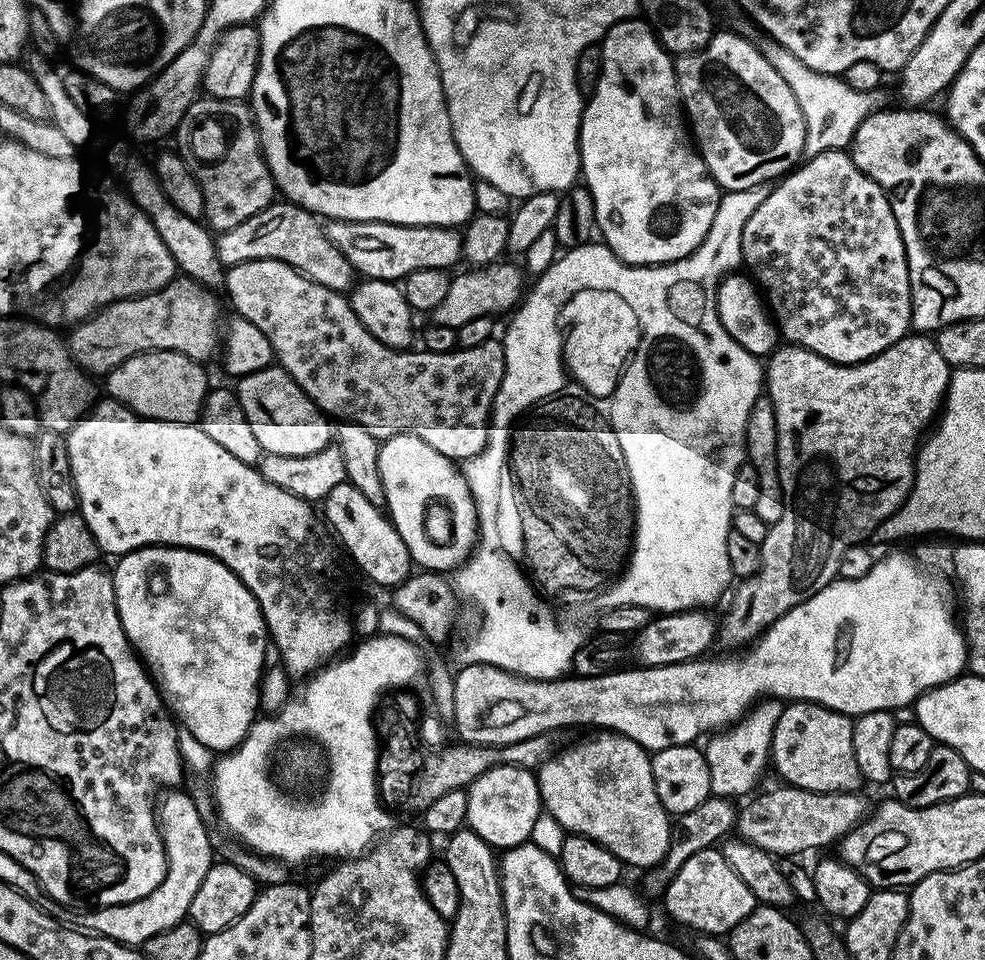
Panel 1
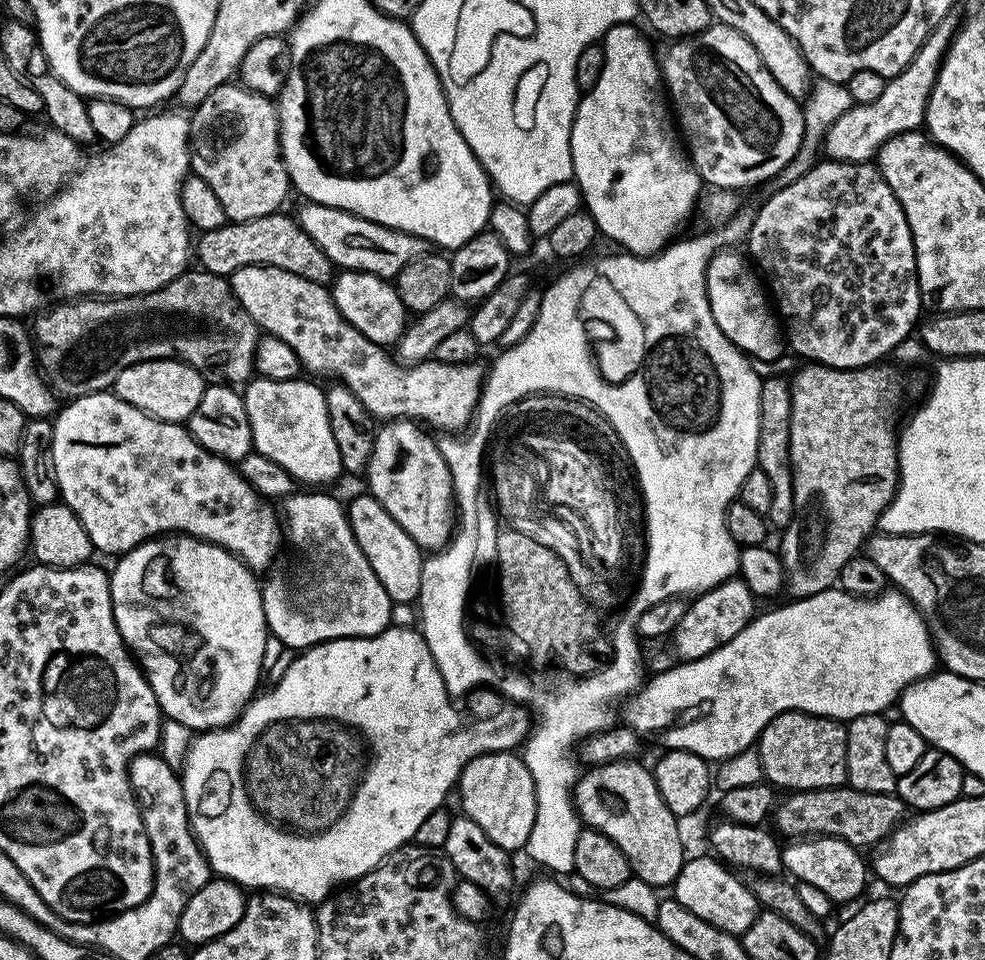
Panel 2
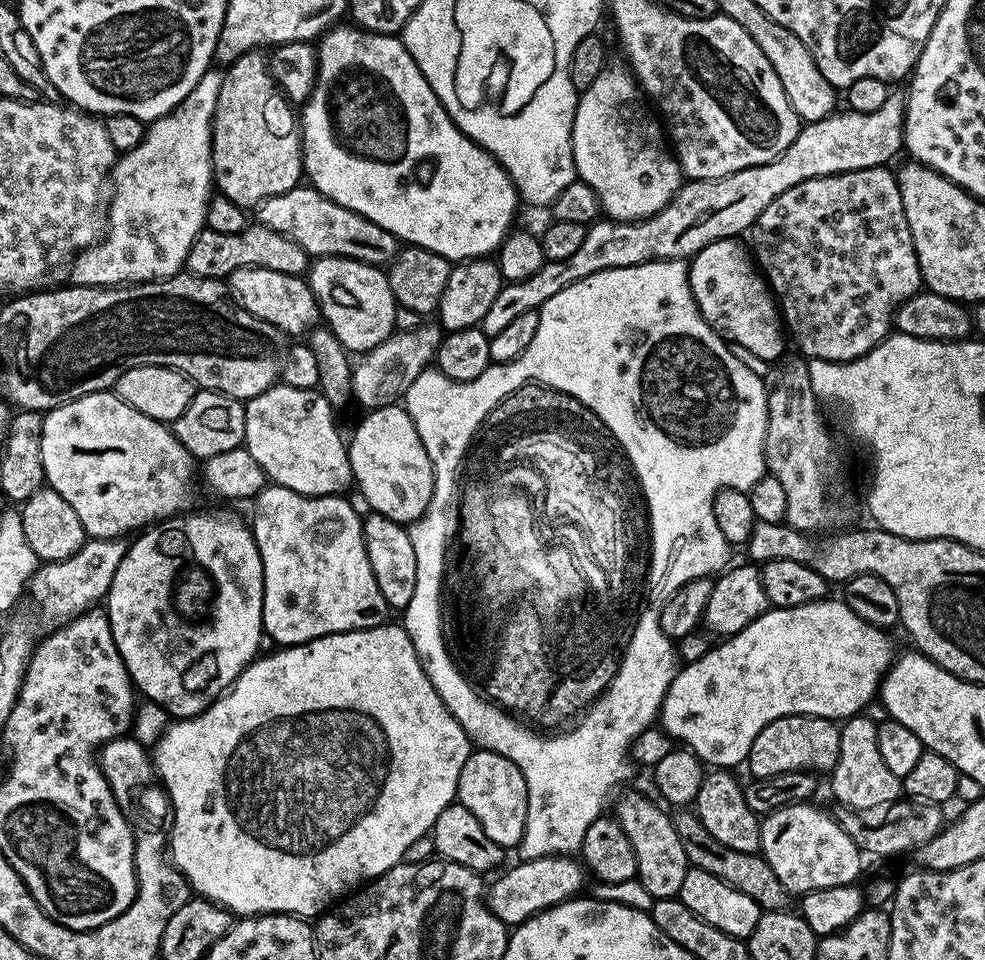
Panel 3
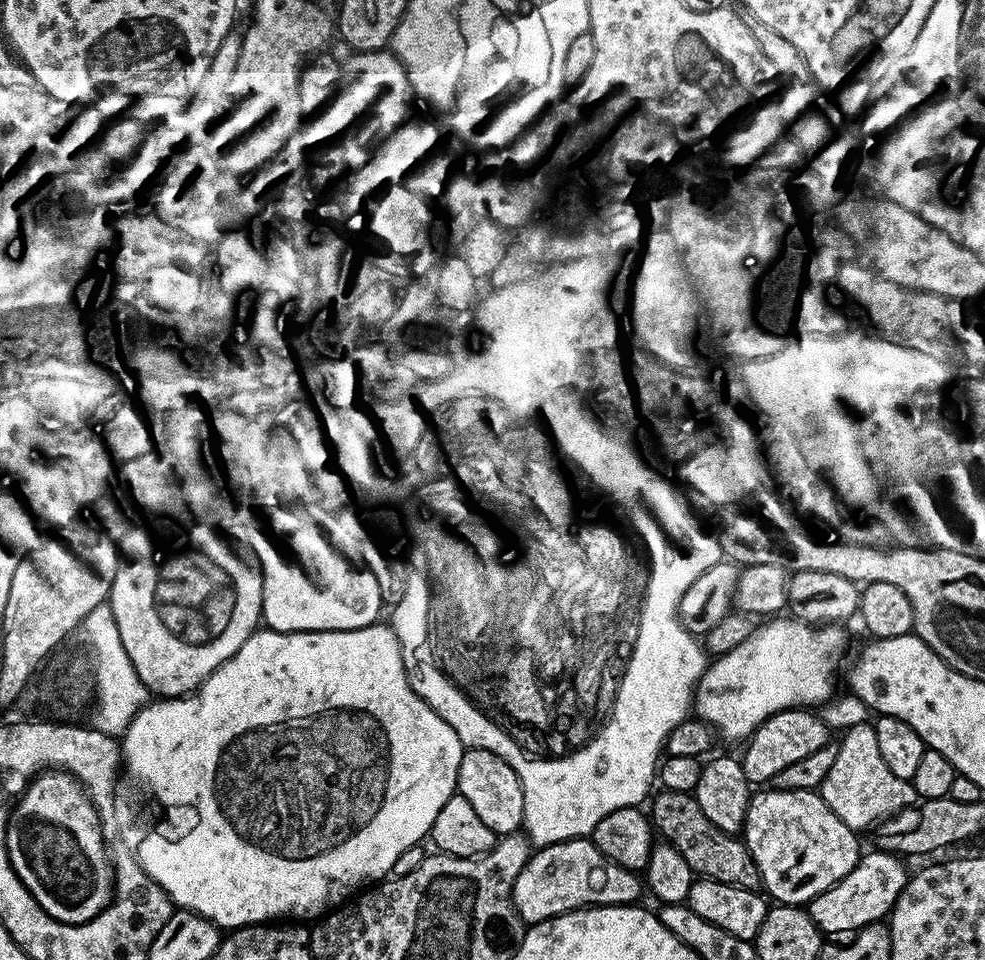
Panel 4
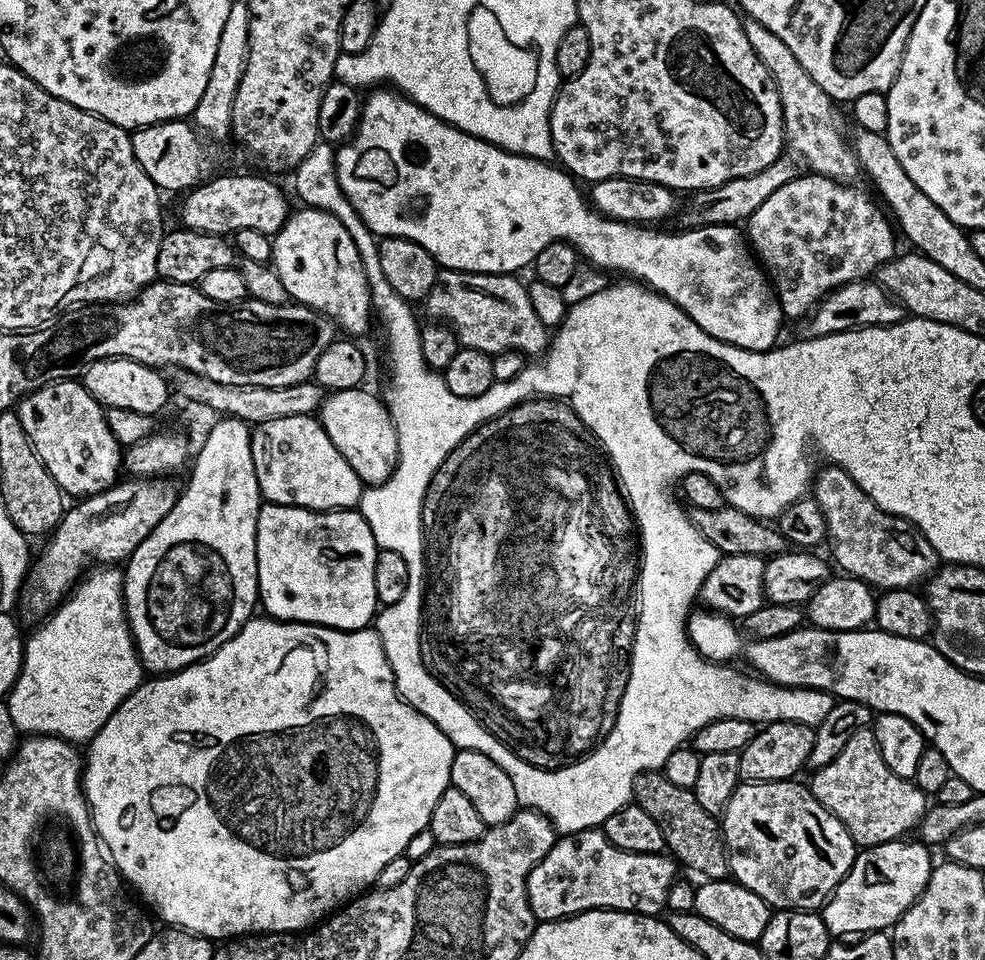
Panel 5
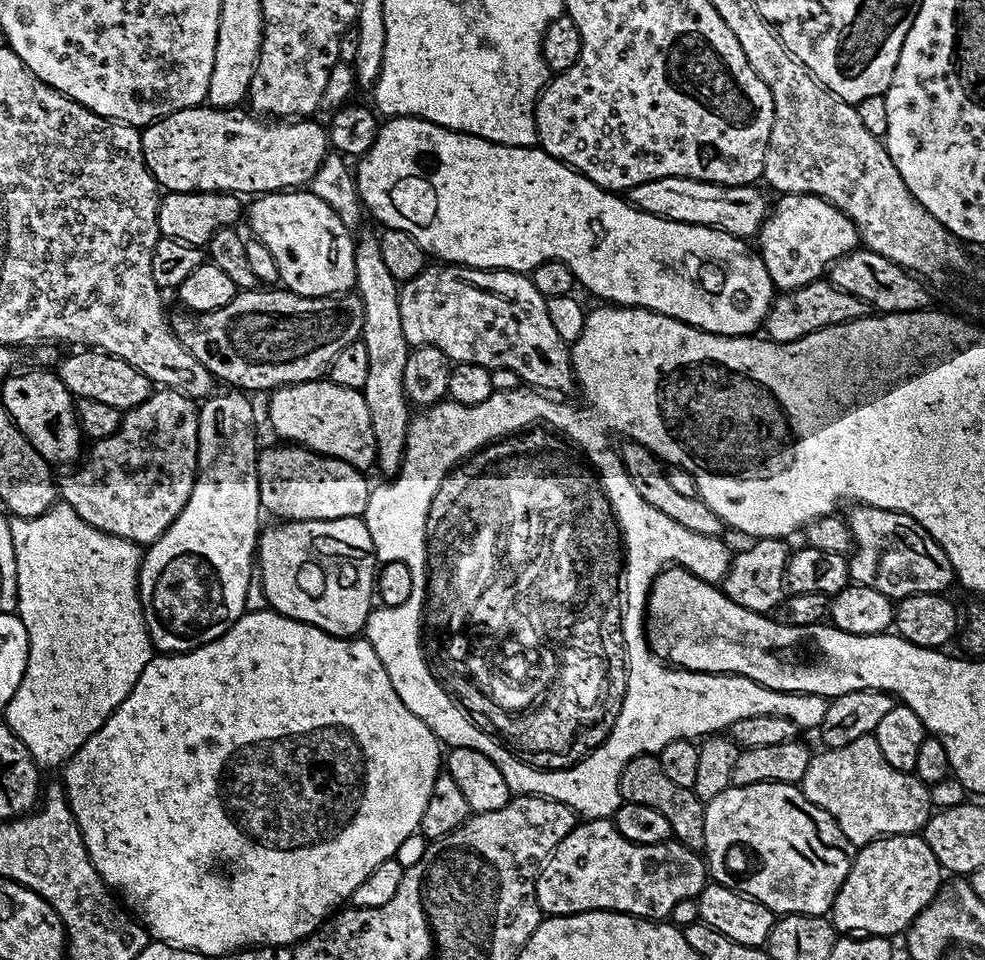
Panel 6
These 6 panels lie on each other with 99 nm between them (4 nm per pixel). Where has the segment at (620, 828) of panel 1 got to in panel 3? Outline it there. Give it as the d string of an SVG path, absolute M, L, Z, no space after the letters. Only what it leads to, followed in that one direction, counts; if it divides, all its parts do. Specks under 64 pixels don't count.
M628 792L617 802L614 818L622 826L626 838L630 838L638 884L649 892L652 900L671 900L679 897L682 878L686 878L690 865L673 817L667 816L663 812L665 809L659 803L656 804L651 804L646 797L636 792Z

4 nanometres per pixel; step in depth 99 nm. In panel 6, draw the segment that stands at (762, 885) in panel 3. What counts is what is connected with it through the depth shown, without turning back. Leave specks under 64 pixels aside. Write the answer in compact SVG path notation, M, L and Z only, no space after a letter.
M655 755L636 756L626 766L620 775L620 799L624 802L638 802L646 806L654 806L670 821L673 837L688 848L697 850L704 846L704 805L691 788L678 786L678 782L666 778L662 774L662 766Z

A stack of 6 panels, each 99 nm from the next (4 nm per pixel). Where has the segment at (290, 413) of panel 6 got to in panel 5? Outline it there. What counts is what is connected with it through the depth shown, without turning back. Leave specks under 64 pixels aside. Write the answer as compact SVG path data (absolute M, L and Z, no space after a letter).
M367 387L351 388L331 393L318 409L320 424L330 434L330 442L338 446L342 458L358 474L365 485L377 485L386 482L396 468L400 451L396 427L392 415L388 413L387 403L378 400L374 393L367 392Z

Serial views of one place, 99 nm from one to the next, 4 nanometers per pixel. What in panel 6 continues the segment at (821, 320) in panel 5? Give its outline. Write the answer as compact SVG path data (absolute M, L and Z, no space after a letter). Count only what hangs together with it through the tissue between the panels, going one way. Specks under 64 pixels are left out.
M821 278L806 286L796 288L793 292L780 292L773 299L762 328L763 331L768 331L765 332L767 339L776 344L789 344L823 328L845 324L851 320L861 320L869 315L869 312L869 306L866 302L862 302L862 298L834 286L831 279Z

